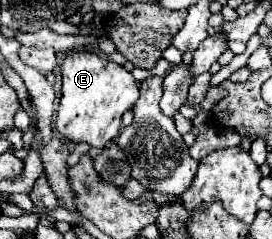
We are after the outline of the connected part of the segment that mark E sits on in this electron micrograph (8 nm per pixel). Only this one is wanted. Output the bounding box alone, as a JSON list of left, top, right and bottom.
[55,52,139,148]

